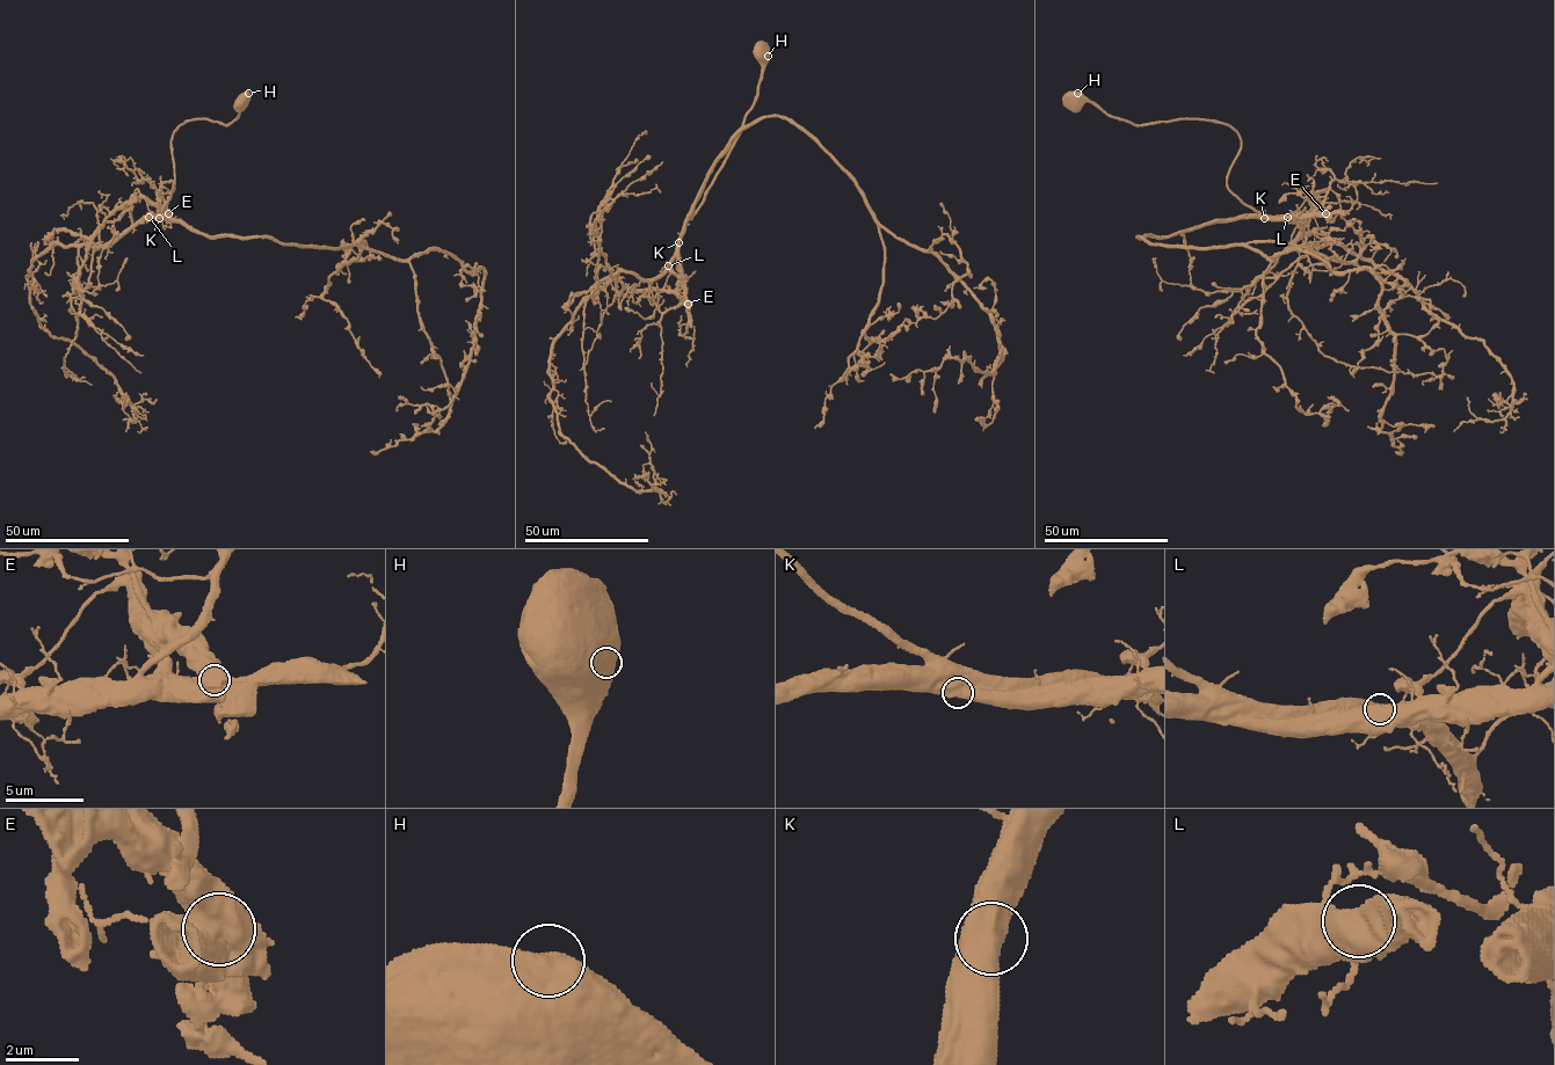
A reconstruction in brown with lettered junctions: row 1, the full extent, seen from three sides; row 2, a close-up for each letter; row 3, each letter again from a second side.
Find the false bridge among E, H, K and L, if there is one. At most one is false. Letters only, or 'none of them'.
E

